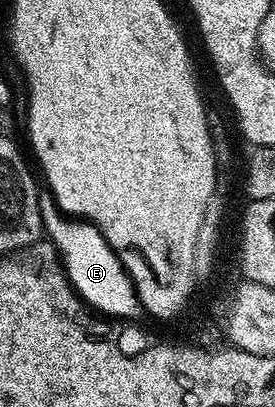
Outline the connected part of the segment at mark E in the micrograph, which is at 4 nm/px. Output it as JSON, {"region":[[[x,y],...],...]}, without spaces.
{"region":[[[48,189],[39,192],[38,202],[43,232],[58,249],[70,283],[77,290],[78,296],[103,316],[130,323],[141,320],[140,317],[145,314],[145,309],[139,301],[134,284],[131,283],[122,261],[116,256],[99,229],[89,221],[63,215]]]}

